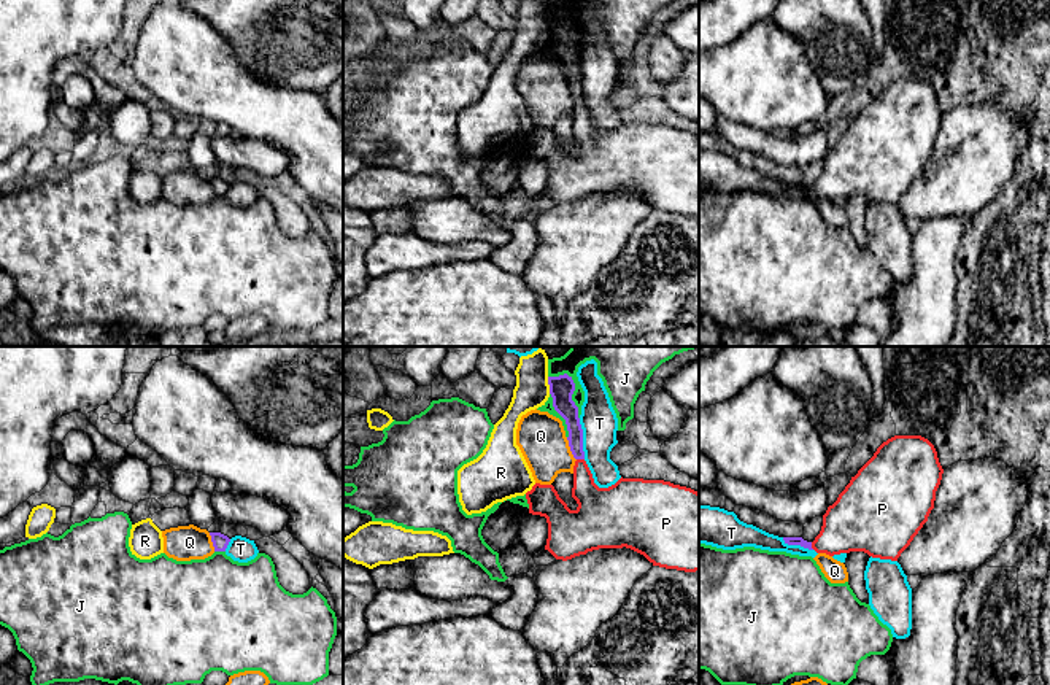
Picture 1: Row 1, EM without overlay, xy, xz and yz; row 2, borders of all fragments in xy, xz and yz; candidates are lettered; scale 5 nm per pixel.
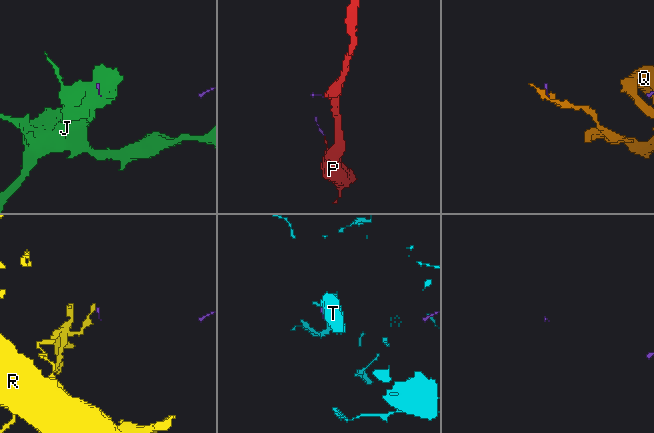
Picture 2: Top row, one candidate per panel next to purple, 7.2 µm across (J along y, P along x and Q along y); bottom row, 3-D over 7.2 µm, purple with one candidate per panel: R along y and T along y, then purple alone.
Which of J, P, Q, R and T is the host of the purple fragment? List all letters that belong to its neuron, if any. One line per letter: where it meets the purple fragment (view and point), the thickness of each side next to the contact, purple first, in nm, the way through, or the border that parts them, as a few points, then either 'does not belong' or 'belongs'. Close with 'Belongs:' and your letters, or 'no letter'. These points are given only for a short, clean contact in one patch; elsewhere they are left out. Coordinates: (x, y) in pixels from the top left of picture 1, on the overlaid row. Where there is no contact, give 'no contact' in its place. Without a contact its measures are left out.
J: contact xz (574, 388); calibres 130 and 200 nm; does not belong
P: contact xz (580, 458); calibres 90 and 180 nm; belongs
Q: contact xz (571, 448); calibres 100 and 240 nm; does not belong
R: contact xz (548, 383); calibres 130 and 170 nm; does not belong
T: contact xz (582, 439); calibres 100 and 190 nm; does not belong
Belongs: P

